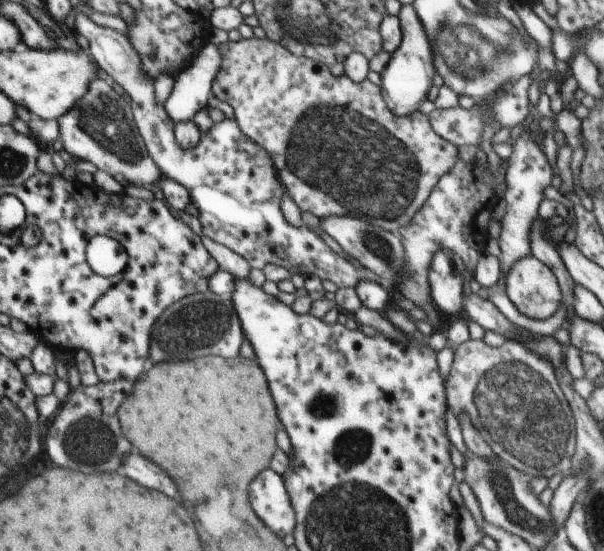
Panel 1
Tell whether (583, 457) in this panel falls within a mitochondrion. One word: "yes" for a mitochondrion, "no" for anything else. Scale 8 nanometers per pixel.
yes

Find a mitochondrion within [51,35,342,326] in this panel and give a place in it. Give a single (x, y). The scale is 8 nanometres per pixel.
(106, 123)

